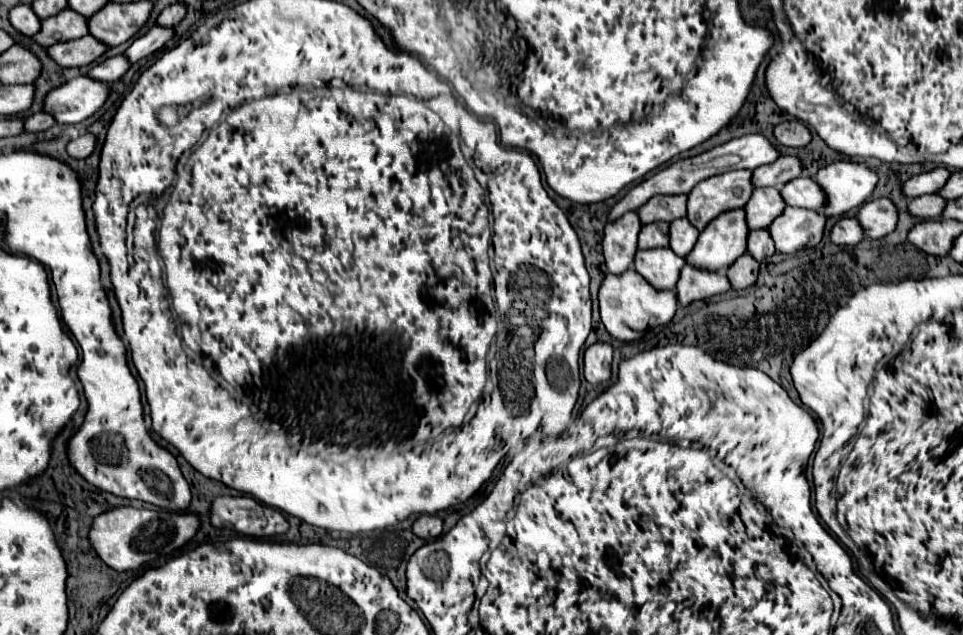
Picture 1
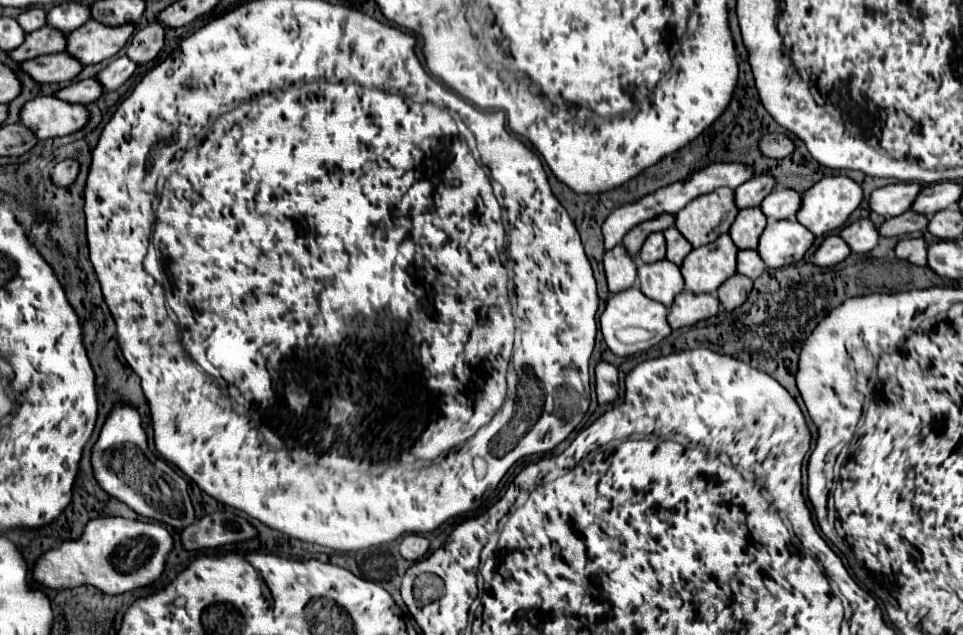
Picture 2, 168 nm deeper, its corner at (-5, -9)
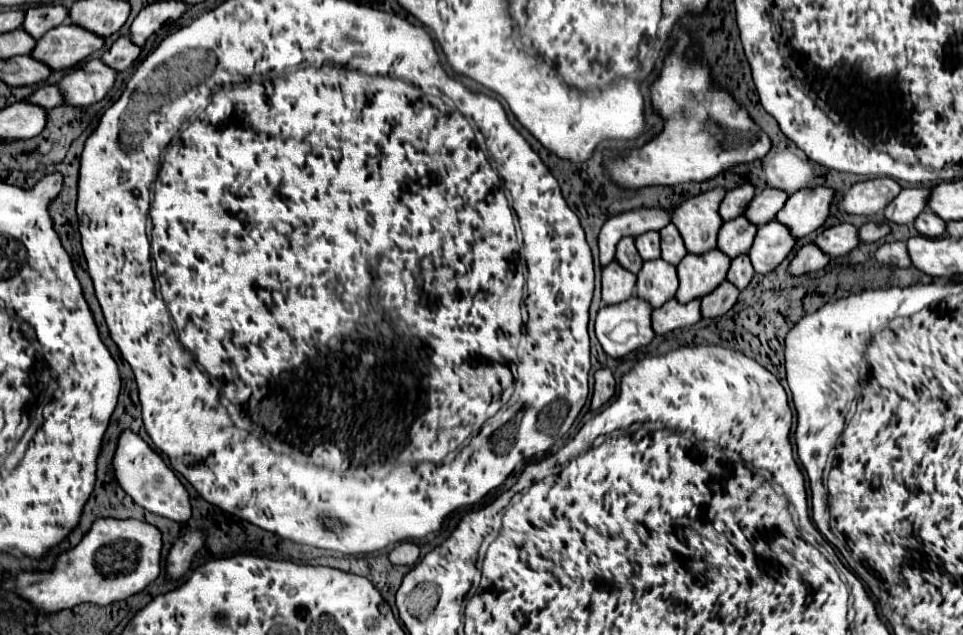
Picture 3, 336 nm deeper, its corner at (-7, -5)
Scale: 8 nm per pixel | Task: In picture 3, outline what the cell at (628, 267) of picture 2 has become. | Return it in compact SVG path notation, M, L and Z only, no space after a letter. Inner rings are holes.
M611 262L603 268L603 280L601 280L601 302L603 306L625 302L635 292L637 276L629 274L629 270L617 266L617 262Z

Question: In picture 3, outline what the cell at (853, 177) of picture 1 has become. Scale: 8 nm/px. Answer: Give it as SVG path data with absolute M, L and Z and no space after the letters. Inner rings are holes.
M813 188L799 190L791 194L785 206L777 212L777 222L781 222L793 238L801 238L823 226L829 216L829 208L833 204L831 188Z

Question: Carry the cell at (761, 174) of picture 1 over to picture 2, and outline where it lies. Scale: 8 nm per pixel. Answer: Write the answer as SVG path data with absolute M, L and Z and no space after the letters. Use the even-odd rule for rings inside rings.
M761 174L761 176L755 176L753 180L741 184L737 190L735 190L735 202L737 206L743 210L743 208L753 208L753 206L759 206L763 202L763 198L767 194L771 194L773 190L777 188L777 180L773 176L767 176L767 174Z

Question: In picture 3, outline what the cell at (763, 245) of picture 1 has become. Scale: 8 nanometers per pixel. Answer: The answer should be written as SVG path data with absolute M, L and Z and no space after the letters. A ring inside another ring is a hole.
M747 254L741 256L741 258L731 260L731 268L727 272L727 280L733 286L737 286L739 290L743 290L743 288L747 288L747 284L751 282L751 278L753 278L753 266L751 266Z

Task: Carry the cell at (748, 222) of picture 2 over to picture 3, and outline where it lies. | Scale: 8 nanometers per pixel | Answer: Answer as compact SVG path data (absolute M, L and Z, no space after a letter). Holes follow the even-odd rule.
M739 216L733 222L725 222L717 234L717 250L727 254L729 258L737 258L749 252L749 246L755 238L755 226L747 222L747 218Z

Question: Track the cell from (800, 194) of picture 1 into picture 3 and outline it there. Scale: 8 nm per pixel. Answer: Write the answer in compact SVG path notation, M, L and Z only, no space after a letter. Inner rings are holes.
M767 188L759 194L753 196L753 200L749 202L747 210L745 210L745 218L755 224L755 226L761 226L761 224L767 224L769 220L775 218L777 210L781 210L783 202L787 202L787 194L783 190L773 190L773 188Z

